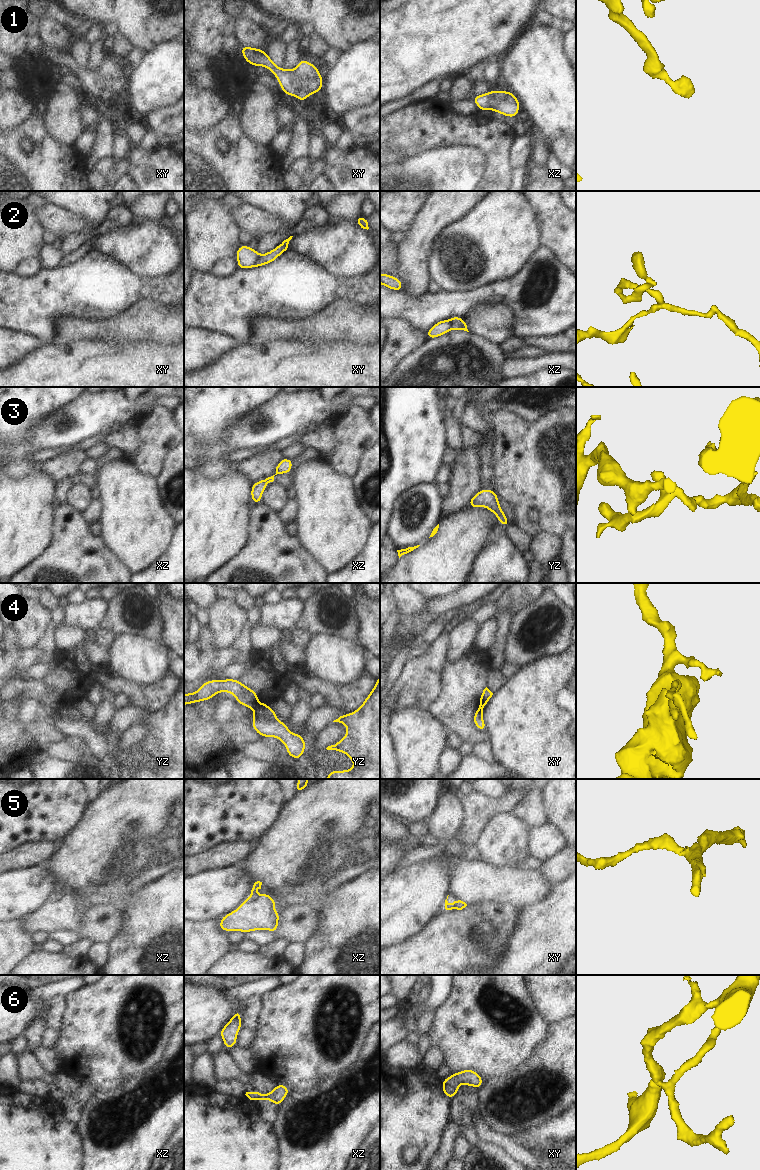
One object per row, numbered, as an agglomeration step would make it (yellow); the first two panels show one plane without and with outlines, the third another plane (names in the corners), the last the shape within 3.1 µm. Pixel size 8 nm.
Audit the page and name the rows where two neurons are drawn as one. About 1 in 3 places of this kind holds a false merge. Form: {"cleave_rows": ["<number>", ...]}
{"cleave_rows": ["2", "4", "5"]}

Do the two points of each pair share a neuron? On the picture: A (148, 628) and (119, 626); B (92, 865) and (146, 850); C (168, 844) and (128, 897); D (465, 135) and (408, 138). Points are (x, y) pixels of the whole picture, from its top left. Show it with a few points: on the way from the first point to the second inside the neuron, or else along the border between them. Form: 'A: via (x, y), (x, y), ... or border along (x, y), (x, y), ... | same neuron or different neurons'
A: via (141, 628), (139, 626), (126, 626) | same neuron
B: via (105, 856), (111, 851), (133, 850) | same neuron
C: border along (142, 887), (136, 890), (126, 890), (114, 903) | different neurons
D: via (451, 135), (422, 135) | same neuron

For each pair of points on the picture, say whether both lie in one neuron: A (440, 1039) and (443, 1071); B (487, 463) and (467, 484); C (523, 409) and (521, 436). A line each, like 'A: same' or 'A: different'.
A: different
B: different
C: different

